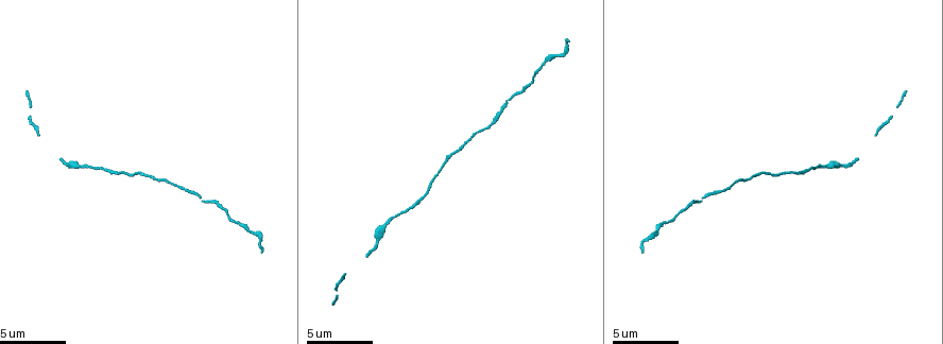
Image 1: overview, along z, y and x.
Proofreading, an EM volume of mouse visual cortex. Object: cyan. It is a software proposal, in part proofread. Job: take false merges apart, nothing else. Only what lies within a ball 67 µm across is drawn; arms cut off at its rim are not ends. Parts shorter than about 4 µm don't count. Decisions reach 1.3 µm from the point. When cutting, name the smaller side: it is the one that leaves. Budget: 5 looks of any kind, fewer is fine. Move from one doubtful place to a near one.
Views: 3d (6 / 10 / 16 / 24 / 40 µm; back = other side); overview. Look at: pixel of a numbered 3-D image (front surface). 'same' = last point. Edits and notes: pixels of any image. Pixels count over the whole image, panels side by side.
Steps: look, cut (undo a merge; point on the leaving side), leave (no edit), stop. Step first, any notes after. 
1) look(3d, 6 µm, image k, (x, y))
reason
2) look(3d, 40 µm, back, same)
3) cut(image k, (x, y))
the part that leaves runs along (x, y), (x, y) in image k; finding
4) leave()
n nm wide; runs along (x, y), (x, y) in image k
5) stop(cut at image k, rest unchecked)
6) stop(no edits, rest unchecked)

look(3d, 10 µm, image 1, (505, 102))
thin neck

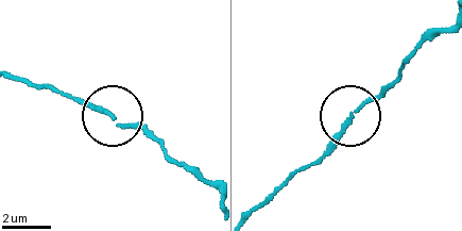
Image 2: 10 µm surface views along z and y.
look(3d, 10 µm, back, image 2, (111, 117))
from behind

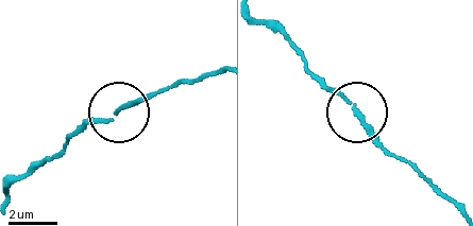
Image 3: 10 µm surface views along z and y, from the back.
leave()
runs along (215, 71), (130, 102), (87, 124), (65, 146) in image 3; one neuron here

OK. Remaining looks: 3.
look(3d, 6 µm, image 1, (130, 174))

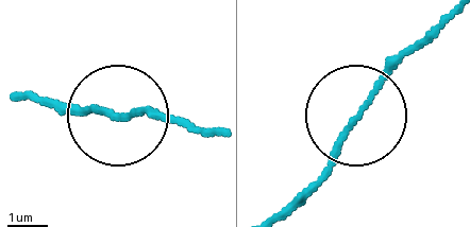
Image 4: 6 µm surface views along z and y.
look(3d, 6 µm, back, image 4, (354, 121))

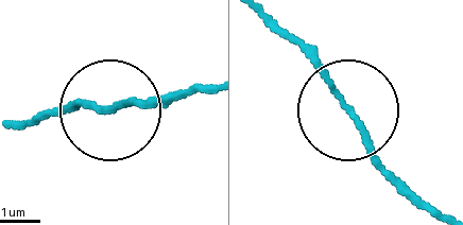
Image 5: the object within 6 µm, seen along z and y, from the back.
leave()
runs along (349, 113), (407, 187) in image 5; continuous, no second neuron

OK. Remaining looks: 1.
stop(no edits, rest unchecked)

